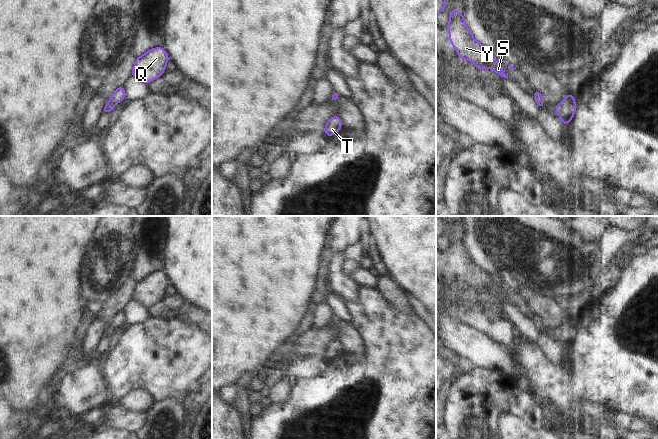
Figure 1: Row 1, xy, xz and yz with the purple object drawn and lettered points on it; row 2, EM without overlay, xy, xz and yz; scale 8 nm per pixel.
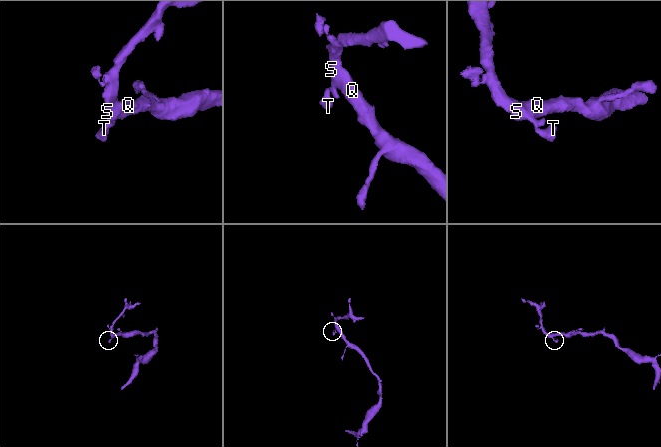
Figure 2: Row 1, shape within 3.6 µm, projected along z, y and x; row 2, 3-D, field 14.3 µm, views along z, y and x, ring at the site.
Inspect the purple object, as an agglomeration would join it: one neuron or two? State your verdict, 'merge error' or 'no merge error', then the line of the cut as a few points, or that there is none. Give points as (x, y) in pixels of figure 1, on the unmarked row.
no merge error; no cut

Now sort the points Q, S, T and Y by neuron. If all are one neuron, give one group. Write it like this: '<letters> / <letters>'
Q S T Y

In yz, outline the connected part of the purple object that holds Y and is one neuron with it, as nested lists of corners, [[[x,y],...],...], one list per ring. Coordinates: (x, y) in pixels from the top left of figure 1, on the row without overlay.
[[[455,231],[451,236],[447,253],[449,265],[461,283],[469,284],[482,296],[485,291],[488,291],[496,298],[508,303],[491,275],[474,263],[465,247],[464,238],[458,236],[458,231]]]

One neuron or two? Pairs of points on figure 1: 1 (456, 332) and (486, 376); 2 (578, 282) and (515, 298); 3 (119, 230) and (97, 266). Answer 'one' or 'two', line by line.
1: two
2: two
3: one

